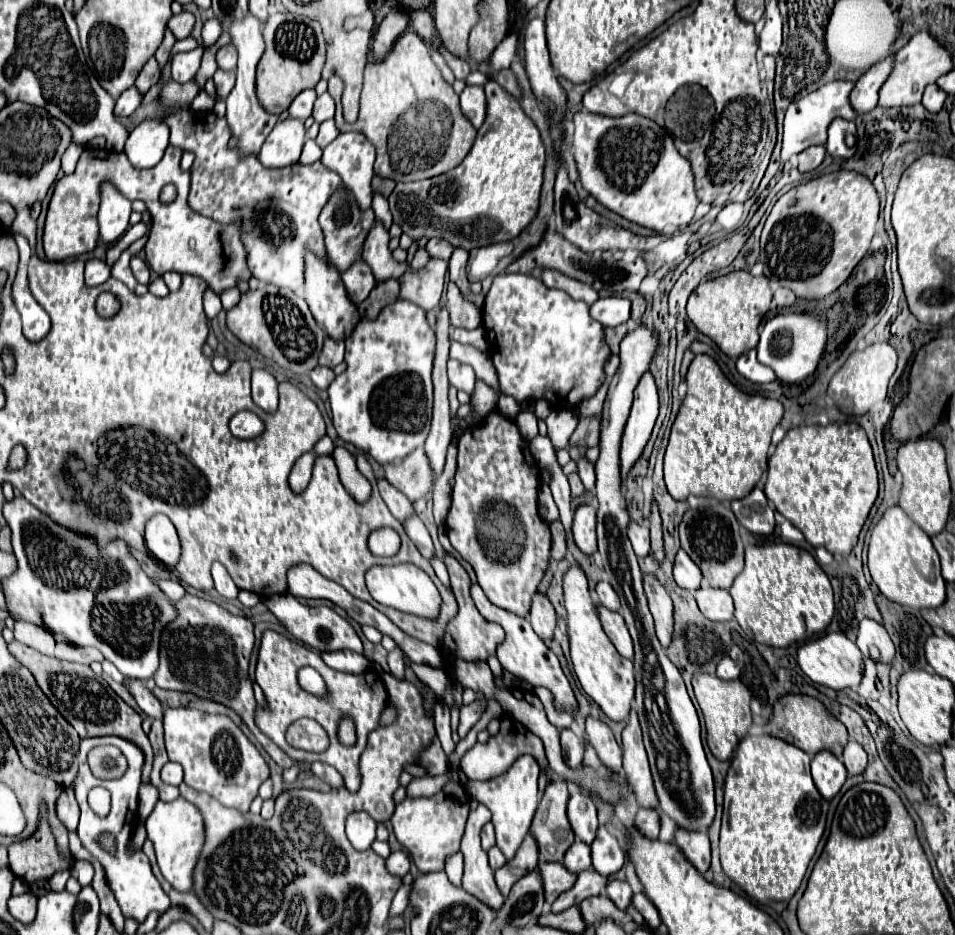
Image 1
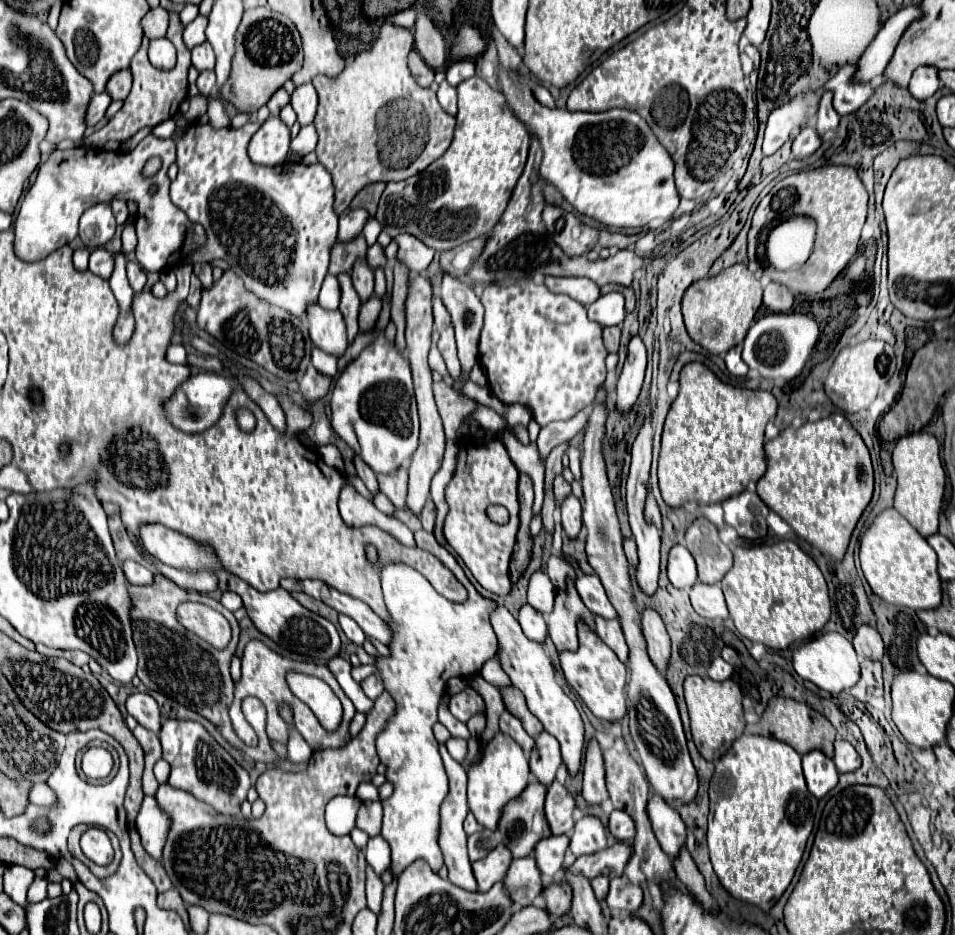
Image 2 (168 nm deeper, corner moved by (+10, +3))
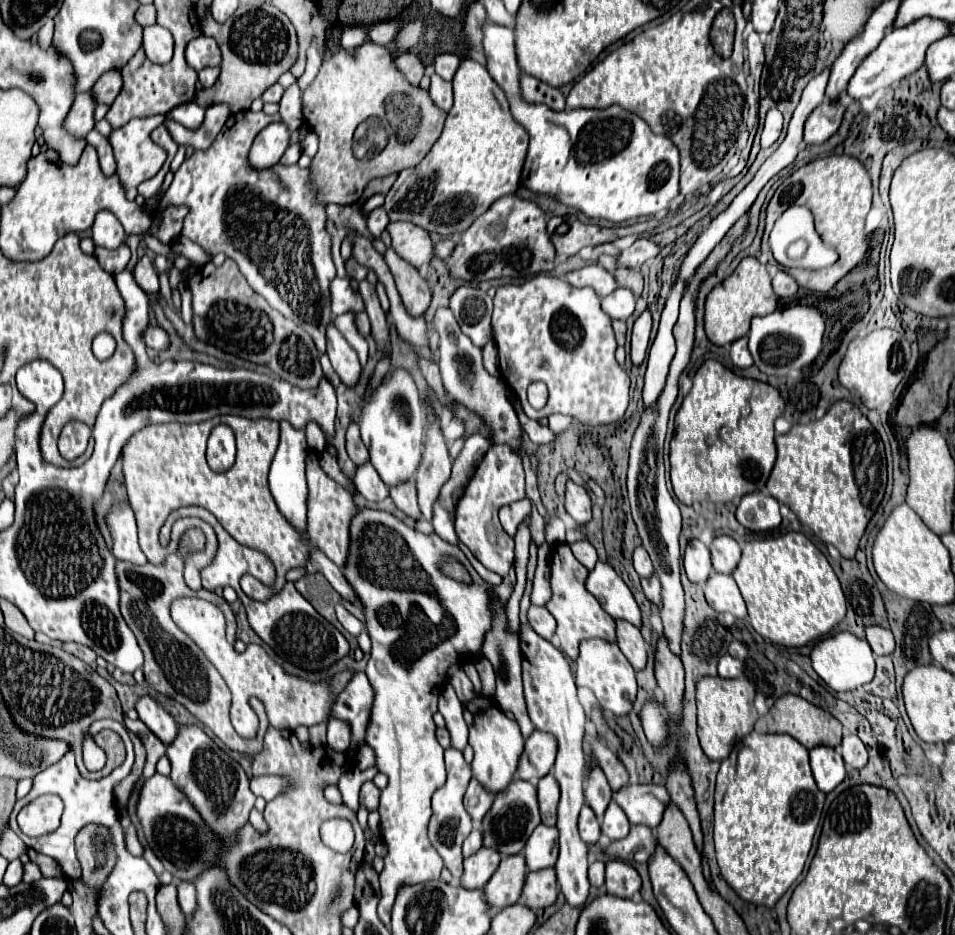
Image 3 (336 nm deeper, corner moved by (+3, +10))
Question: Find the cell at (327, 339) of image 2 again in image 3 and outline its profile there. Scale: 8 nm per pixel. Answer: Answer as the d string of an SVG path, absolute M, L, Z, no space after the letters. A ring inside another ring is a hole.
M334 320L330 322L330 326L326 328L326 354L334 366L334 370L338 372L338 376L342 378L344 384L354 386L358 382L360 376L360 362L358 362L358 354L352 350L352 346L342 338L340 330L336 328Z

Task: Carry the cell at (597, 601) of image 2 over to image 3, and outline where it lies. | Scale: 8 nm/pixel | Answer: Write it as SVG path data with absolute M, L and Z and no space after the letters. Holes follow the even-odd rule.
M596 562L596 568L586 578L586 590L604 606L612 618L622 618L640 628L640 608L610 564Z

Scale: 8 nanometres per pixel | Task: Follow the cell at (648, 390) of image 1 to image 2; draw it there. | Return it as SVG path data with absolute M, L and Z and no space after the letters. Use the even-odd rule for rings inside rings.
M637 335L627 345L627 359L617 383L617 407L621 411L629 411L637 401L645 377L645 365L647 365L645 345Z

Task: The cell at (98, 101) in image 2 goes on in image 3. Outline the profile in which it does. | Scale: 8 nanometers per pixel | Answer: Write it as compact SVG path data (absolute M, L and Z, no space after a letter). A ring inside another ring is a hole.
M90 92L86 94L76 94L72 110L66 118L66 130L78 138L84 138L92 128L94 128L94 110L96 110L96 102L94 96Z

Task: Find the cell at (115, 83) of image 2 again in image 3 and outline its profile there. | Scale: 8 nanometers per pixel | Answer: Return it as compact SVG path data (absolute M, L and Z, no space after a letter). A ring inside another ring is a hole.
M110 70L102 74L102 78L92 88L98 104L112 104L114 98L120 94L120 90L122 90L122 74L118 70Z

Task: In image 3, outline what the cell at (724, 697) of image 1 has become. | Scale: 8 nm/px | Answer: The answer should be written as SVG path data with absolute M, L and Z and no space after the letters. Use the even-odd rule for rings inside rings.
M704 676L696 686L696 702L698 702L698 738L704 754L710 760L724 760L734 744L752 732L754 722L758 720L756 710L752 710L754 702L754 684L746 678L724 680L718 676Z

